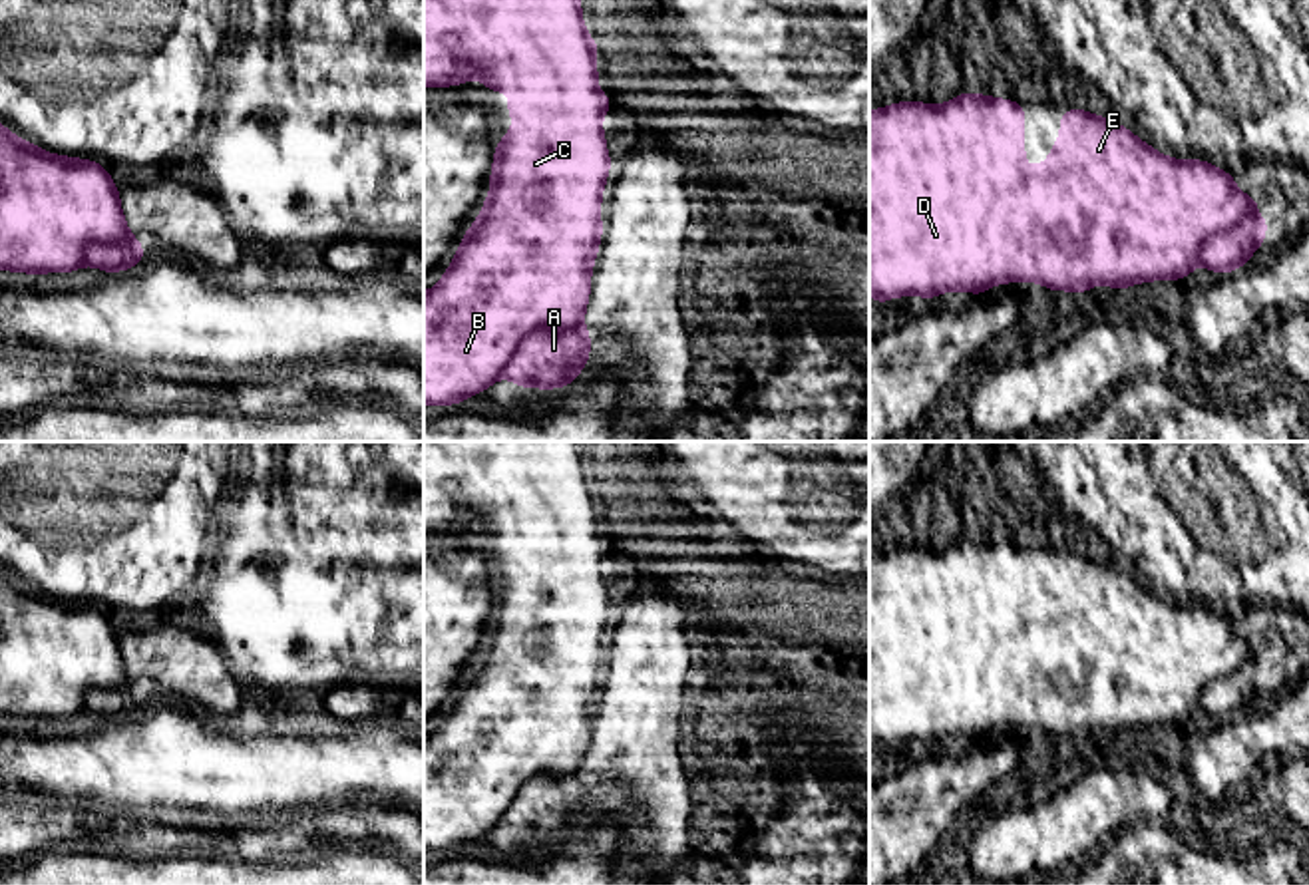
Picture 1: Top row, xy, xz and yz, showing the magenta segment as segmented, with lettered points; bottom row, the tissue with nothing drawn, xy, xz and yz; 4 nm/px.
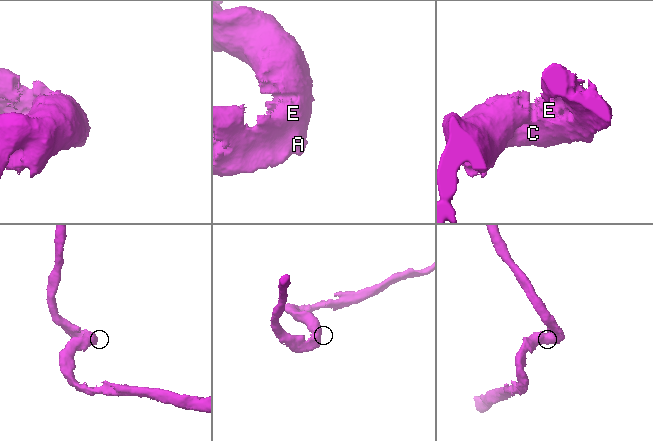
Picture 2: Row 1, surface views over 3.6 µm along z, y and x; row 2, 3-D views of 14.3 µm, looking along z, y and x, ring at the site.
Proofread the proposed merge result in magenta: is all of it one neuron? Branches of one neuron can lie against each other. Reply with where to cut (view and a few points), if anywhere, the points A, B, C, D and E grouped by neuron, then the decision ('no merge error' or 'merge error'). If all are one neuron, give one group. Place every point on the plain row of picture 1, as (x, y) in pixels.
cut xz (583, 772), (532, 776), (500, 820); groups A / B C D E; merge error

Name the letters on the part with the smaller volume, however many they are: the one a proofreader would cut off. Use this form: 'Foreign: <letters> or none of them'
Foreign: A

